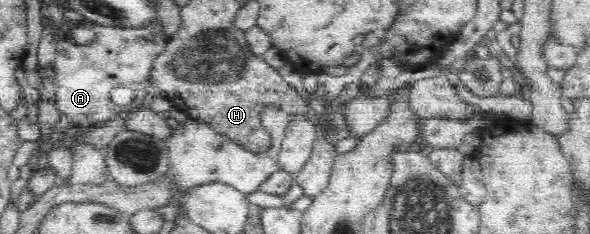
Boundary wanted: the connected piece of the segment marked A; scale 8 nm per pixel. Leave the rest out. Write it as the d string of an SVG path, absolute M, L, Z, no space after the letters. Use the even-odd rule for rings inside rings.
M158 18L146 27L138 28L122 28L122 27L106 27L93 24L91 21L84 21L82 26L88 26L92 32L96 33L94 41L88 45L74 45L74 42L66 42L64 34L56 36L56 56L51 64L54 71L54 88L56 90L55 105L60 114L66 114L71 120L72 129L89 129L95 125L106 124L112 120L116 114L120 112L131 111L130 106L116 106L110 100L110 92L114 88L128 87L128 84L136 84L136 82L146 82L150 78L150 72L154 67L156 58L166 49L166 45L171 39L164 33L164 23Z

